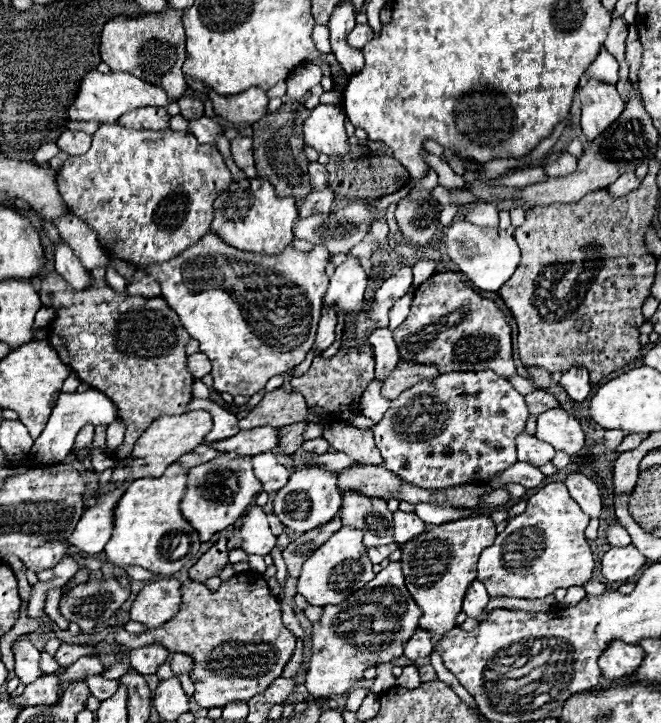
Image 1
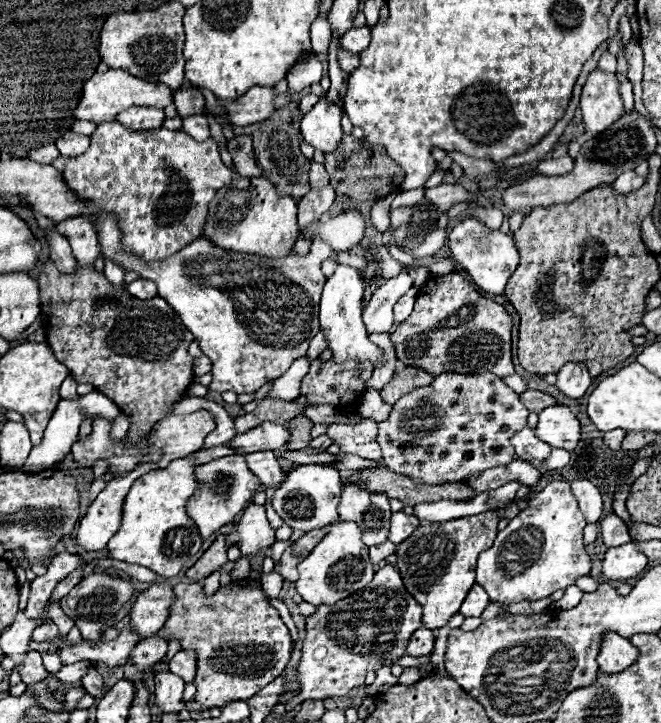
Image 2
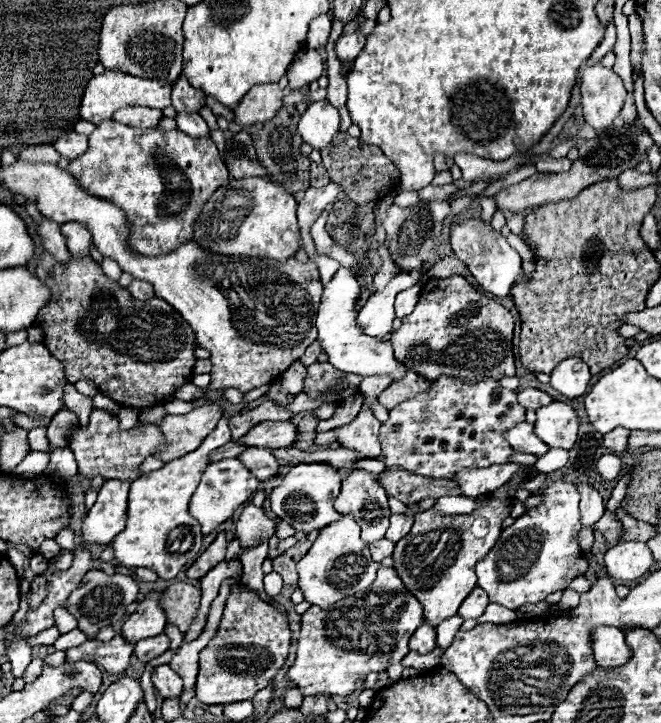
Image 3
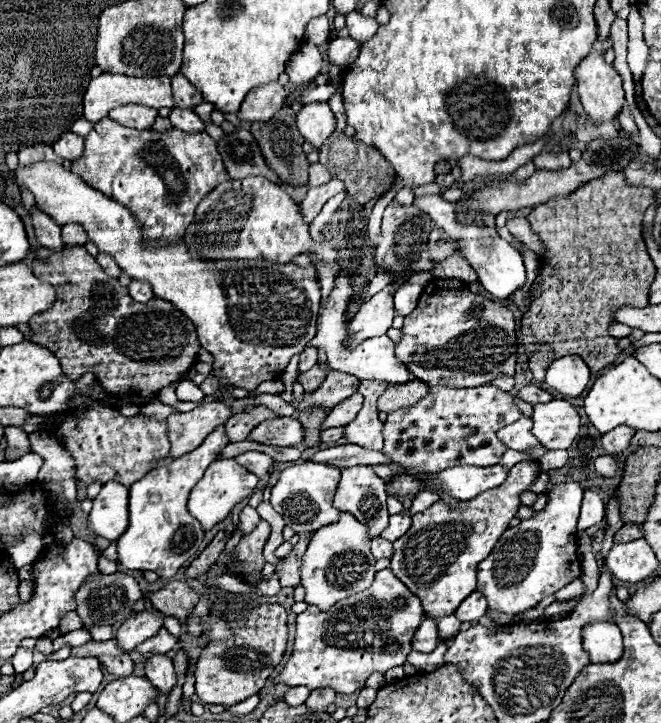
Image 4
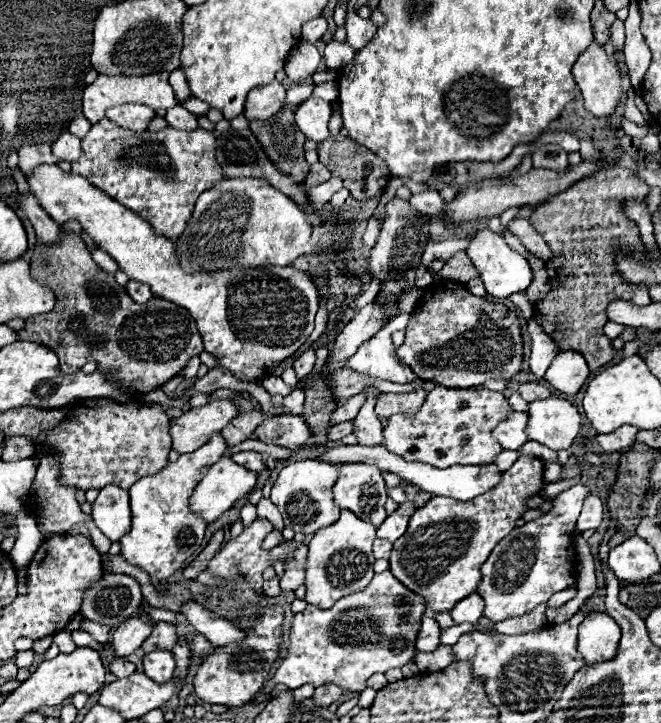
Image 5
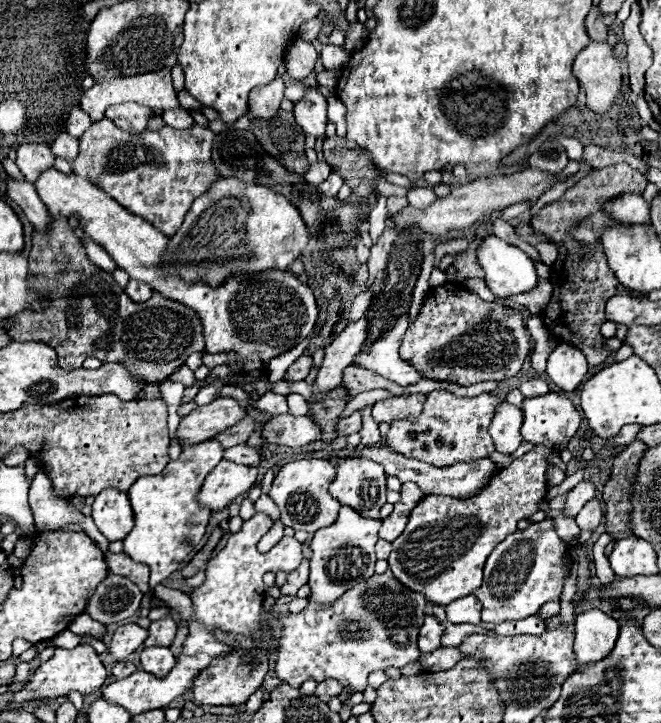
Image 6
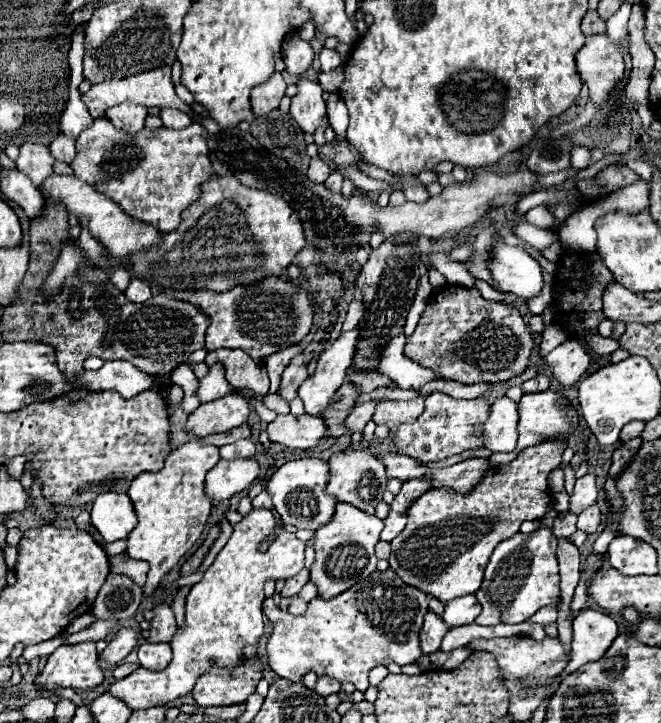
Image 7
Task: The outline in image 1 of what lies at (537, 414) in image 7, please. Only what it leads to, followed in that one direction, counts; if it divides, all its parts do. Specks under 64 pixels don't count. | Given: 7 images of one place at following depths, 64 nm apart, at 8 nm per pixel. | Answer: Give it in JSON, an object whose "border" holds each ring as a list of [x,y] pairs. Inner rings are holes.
{"border":[[[552,408],[538,416],[536,438],[550,442],[556,450],[566,452],[568,456],[578,454],[584,446],[584,430],[580,422],[562,408]]]}

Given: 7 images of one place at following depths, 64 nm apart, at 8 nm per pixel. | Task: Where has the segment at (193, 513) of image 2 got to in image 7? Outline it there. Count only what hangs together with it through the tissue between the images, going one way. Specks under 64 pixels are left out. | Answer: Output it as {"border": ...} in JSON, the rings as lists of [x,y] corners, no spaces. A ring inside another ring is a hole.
{"border":[[[220,460],[206,474],[206,496],[212,504],[220,504],[222,500],[250,488],[258,478],[258,472],[260,468],[256,460]]]}

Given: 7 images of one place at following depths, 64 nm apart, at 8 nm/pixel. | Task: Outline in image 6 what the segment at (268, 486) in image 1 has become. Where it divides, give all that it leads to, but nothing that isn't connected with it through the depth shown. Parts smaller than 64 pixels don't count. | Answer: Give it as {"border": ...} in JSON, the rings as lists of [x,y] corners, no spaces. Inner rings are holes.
{"border":[[[238,444],[238,446],[232,446],[232,448],[226,448],[224,450],[224,458],[226,460],[232,460],[232,462],[242,462],[244,466],[258,466],[260,464],[260,454],[258,450],[254,450],[252,446],[246,446],[246,444]]]}

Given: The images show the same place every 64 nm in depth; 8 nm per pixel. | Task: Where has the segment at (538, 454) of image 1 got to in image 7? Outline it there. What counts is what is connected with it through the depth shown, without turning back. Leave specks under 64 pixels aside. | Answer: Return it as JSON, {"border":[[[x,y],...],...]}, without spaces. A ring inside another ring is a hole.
{"border":[[[498,398],[486,424],[476,426],[476,432],[486,438],[486,448],[492,452],[514,452],[518,444],[518,406],[510,398]]]}

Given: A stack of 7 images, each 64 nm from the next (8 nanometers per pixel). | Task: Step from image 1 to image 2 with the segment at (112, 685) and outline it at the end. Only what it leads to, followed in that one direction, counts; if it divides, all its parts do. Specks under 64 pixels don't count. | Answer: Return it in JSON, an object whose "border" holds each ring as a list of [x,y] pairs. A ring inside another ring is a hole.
{"border":[[[92,668],[88,670],[88,674],[82,678],[82,686],[88,690],[88,694],[92,694],[94,698],[102,698],[102,694],[106,694],[106,686],[104,686],[104,678]]]}

